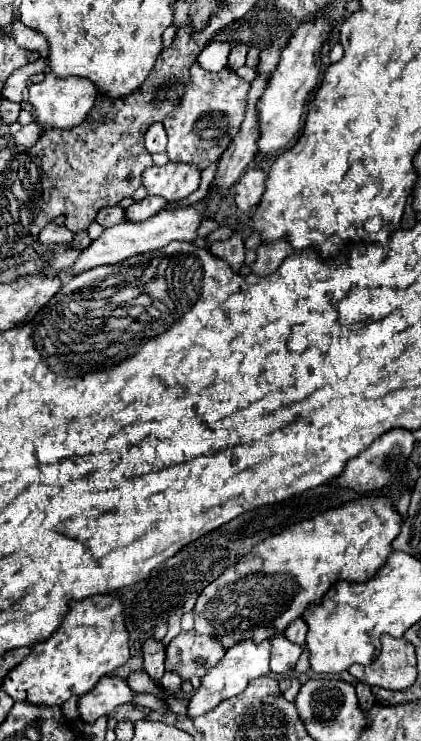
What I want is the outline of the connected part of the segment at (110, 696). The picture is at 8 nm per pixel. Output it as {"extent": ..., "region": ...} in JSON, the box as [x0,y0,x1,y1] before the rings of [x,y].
{"extent":[79,676,131,724],"region":[[[103,676],[95,688],[79,698],[79,718],[93,724],[97,718],[113,712],[119,704],[131,700],[131,688],[117,676]]]}

